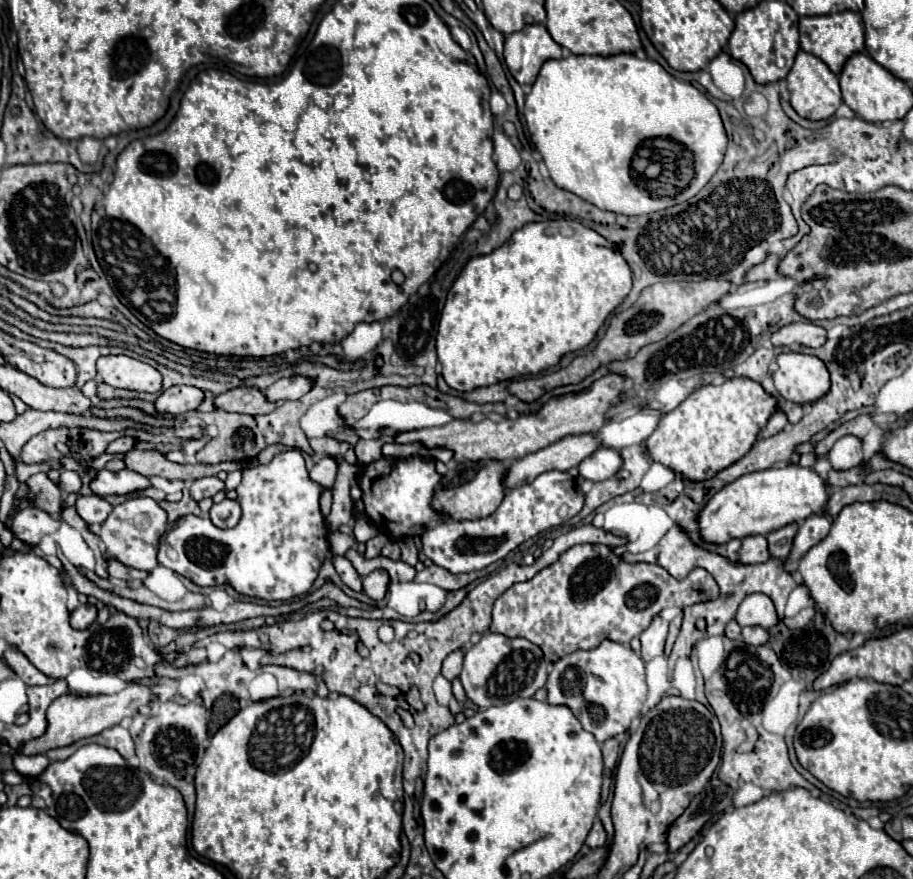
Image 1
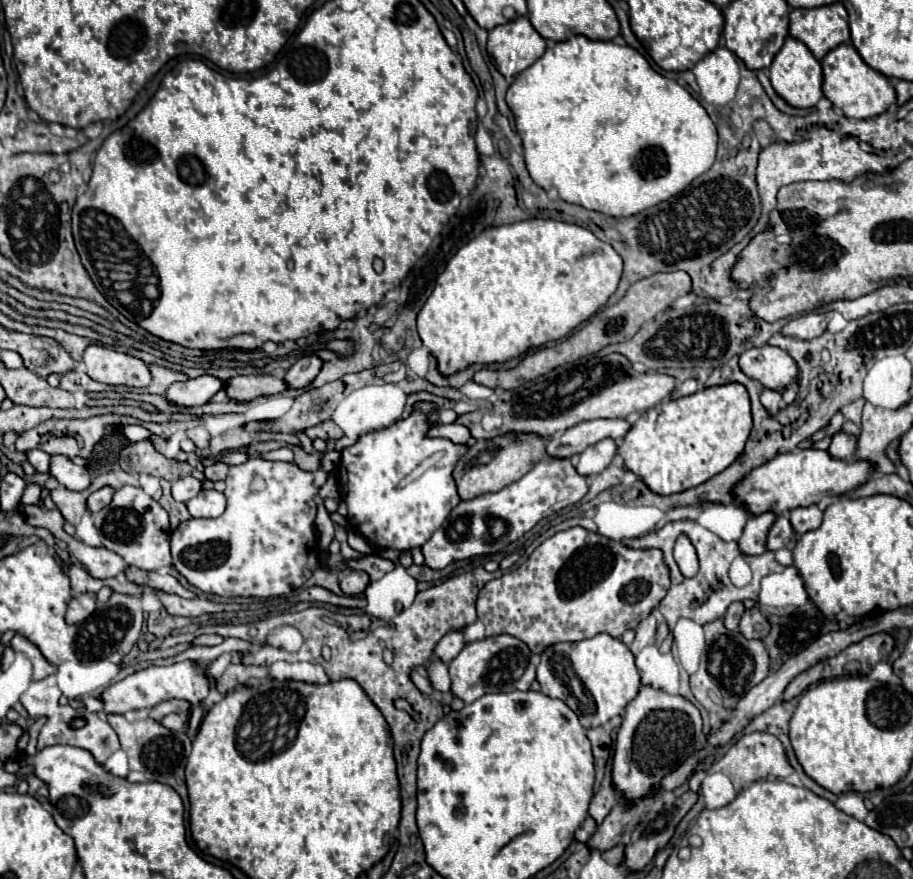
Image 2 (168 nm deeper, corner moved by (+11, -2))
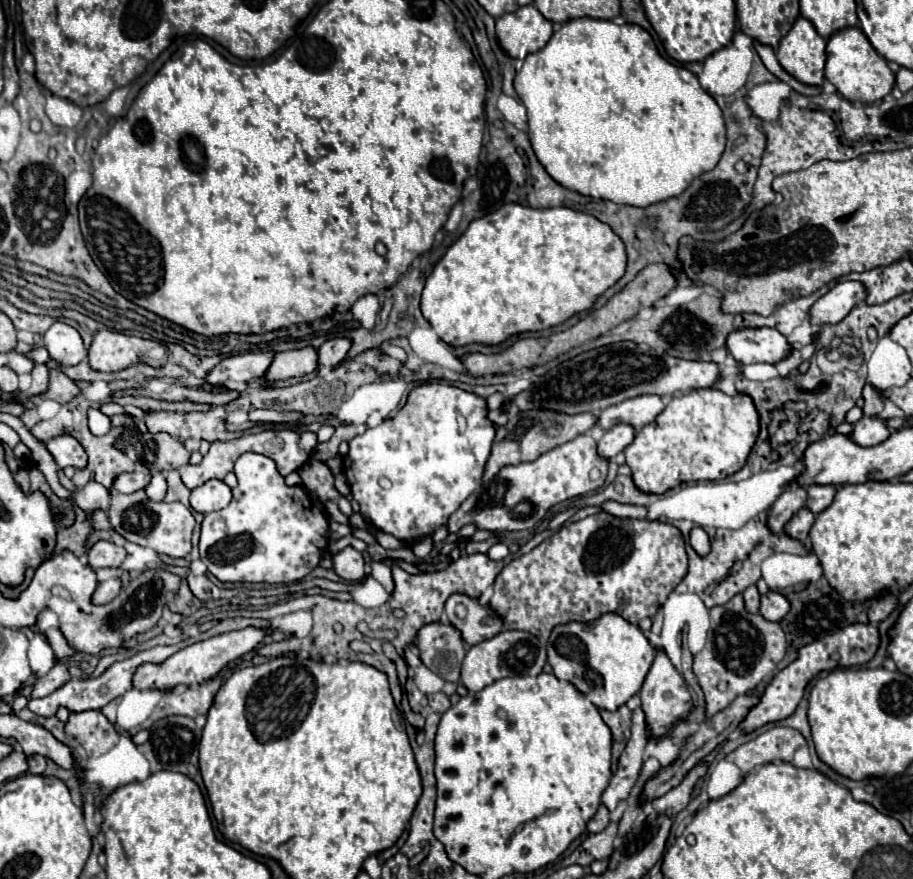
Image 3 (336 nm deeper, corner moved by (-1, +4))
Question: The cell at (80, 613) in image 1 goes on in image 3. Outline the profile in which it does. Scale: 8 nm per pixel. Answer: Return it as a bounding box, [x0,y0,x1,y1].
[92,578,122,604]

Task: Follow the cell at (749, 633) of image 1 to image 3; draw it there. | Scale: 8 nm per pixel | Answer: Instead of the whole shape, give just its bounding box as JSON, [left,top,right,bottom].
[760,590,790,622]

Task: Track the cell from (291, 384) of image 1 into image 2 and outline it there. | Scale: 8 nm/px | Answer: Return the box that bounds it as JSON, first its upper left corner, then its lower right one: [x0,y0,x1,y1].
[284,356,322,390]

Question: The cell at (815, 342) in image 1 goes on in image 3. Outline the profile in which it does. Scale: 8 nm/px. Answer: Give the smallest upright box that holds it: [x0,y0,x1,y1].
[810,280,866,324]

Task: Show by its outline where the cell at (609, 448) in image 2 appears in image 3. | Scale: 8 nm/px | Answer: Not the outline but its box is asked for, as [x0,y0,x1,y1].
[598,424,636,458]

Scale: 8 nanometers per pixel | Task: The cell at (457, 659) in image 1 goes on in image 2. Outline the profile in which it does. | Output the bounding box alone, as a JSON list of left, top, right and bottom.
[434,632,464,664]

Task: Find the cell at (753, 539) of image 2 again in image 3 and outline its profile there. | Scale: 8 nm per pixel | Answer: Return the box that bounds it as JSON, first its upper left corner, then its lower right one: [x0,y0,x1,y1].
[768,486,806,530]

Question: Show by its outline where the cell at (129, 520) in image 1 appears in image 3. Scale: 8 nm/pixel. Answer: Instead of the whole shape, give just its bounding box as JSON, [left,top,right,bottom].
[108,490,196,558]

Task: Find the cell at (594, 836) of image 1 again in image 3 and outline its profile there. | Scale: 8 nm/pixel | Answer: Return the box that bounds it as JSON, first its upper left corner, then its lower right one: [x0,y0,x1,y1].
[588,806,610,832]

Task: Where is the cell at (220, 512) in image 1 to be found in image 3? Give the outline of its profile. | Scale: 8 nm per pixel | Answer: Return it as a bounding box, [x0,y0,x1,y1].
[190,480,232,514]

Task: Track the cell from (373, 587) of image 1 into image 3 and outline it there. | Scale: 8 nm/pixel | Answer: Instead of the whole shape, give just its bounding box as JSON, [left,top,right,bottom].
[332,550,364,582]

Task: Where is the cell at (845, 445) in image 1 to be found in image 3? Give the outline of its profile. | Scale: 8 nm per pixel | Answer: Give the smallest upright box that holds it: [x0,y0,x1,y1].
[852,416,890,446]

